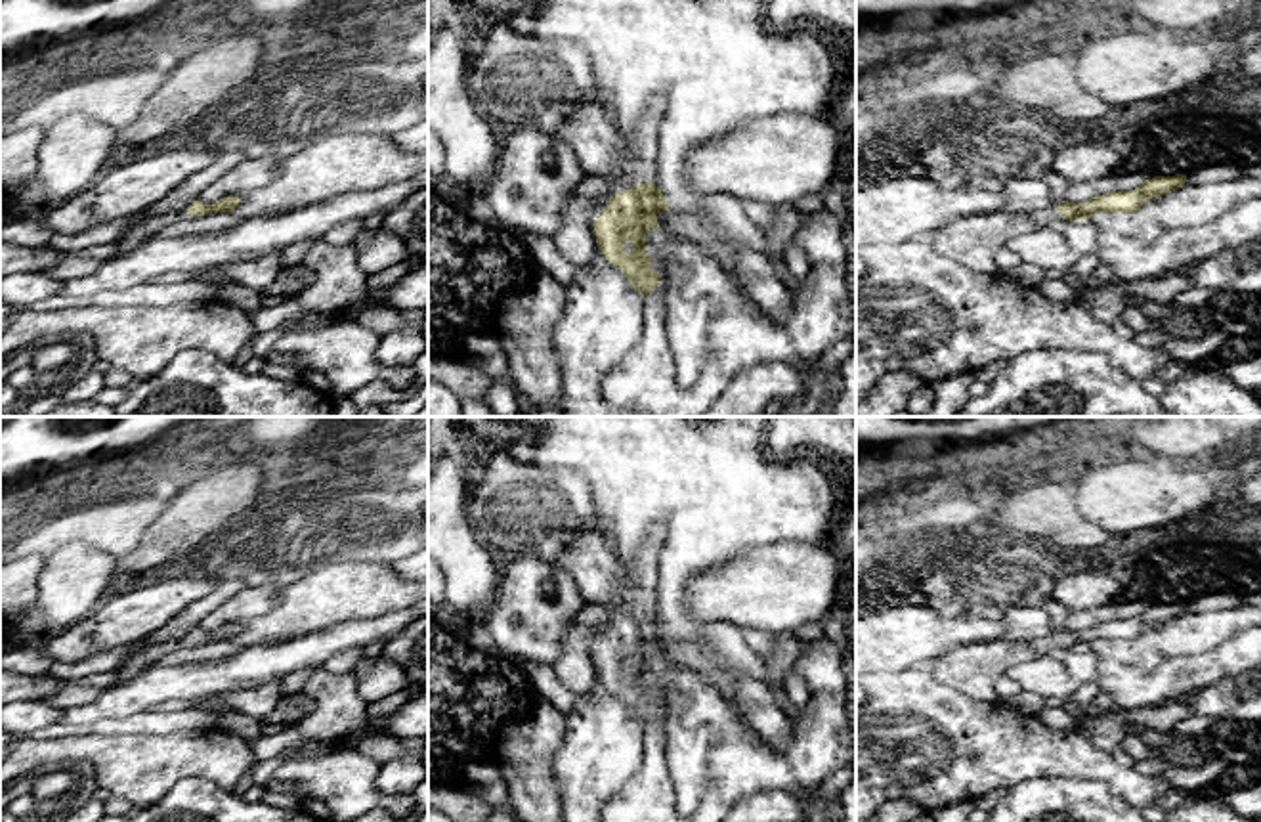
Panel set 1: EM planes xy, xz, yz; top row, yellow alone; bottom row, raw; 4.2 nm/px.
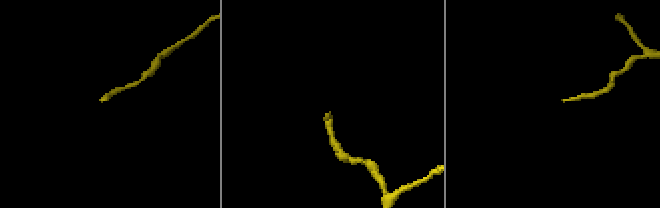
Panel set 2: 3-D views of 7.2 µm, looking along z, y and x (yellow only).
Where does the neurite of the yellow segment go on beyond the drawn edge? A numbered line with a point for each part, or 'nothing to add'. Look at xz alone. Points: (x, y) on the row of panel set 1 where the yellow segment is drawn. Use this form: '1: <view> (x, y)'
1: xz (639, 148)

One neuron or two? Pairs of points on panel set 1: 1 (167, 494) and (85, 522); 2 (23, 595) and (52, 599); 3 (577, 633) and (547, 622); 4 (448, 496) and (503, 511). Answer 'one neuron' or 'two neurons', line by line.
1: one neuron
2: two neurons
3: two neurons
4: two neurons

